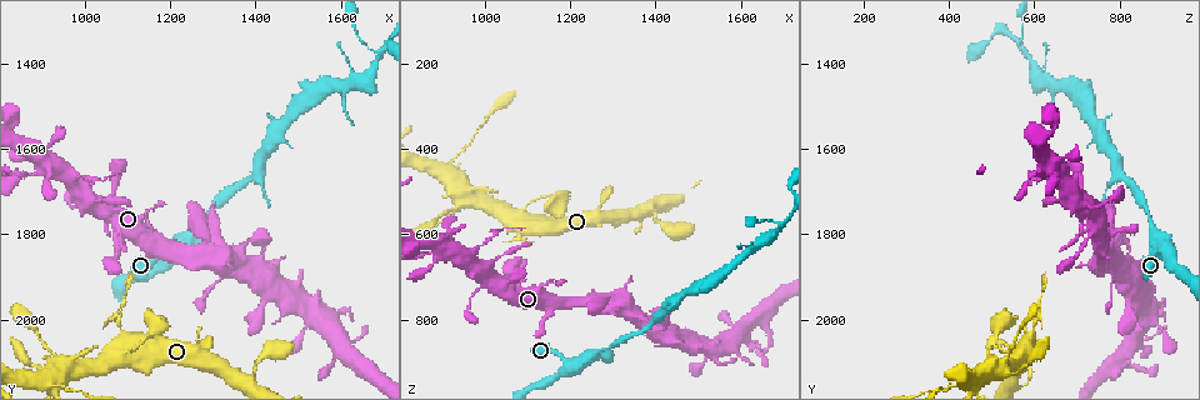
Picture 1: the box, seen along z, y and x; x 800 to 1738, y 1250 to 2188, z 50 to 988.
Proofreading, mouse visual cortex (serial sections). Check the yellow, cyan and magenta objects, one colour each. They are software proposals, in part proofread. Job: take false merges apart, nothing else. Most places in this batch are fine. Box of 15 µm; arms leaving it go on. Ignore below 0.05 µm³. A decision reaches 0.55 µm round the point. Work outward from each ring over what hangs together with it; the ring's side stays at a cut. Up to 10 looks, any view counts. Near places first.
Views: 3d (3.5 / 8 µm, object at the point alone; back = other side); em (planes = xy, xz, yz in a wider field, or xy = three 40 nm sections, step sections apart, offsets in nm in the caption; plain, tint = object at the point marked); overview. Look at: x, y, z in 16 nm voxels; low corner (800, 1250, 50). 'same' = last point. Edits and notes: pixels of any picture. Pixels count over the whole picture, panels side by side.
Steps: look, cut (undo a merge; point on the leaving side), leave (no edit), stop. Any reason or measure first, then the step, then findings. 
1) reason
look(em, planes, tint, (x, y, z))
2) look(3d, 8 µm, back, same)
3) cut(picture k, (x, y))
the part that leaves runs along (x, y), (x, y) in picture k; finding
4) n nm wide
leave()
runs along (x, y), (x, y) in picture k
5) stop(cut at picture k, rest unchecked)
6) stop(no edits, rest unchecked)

thin neck
look(3d, 8 µm, (1080, 2015, 605))

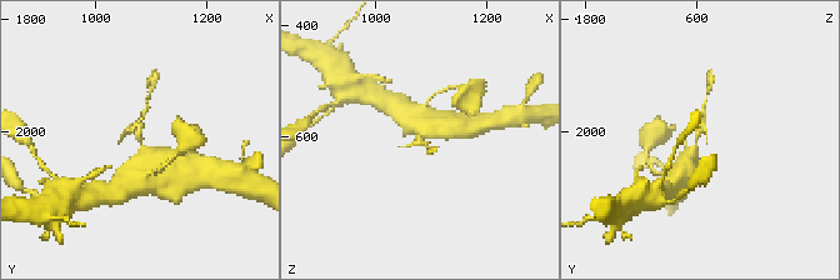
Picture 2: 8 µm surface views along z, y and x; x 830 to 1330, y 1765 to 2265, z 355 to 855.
zoom in
look(3d, 3.5 µm, (1085, 2015, 600))

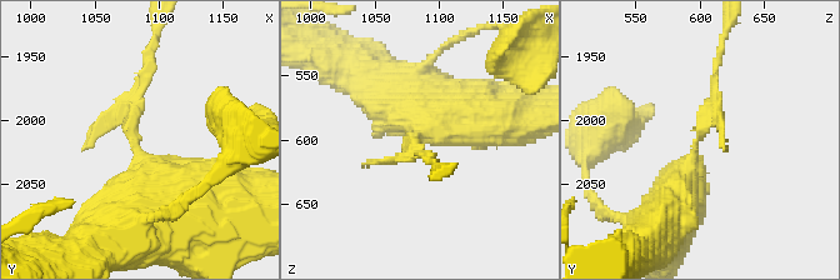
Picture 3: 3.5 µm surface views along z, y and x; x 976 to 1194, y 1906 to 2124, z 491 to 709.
now the EM
look(em, planes, tint, (1080, 2016, 598))

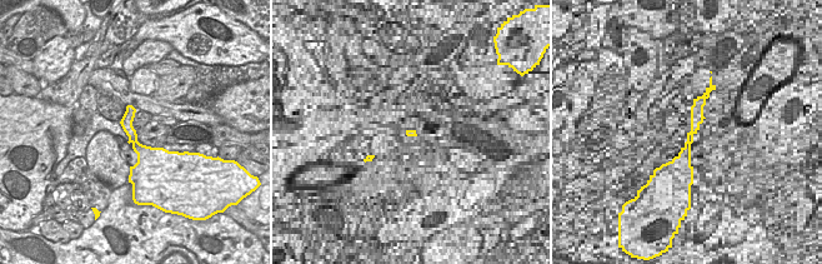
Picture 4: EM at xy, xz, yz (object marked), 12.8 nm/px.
leave()
runs along (129, 109), (129, 130), (141, 150), (135, 174) in picture 4; one cell here

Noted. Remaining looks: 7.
look(3d, 3.5 µm, (1035, 1725, 645))

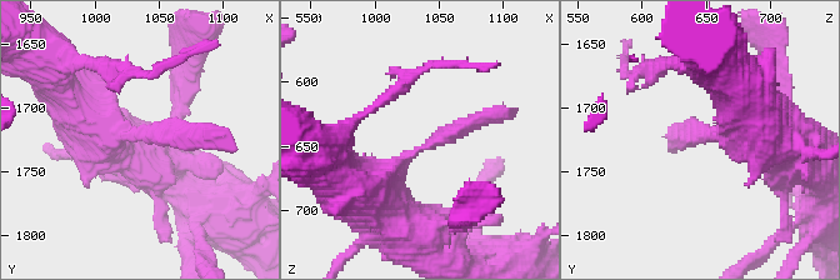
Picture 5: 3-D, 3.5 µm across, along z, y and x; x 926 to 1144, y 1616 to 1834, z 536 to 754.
need the tissue
look(em, planes, tint, (1034, 1722, 652))

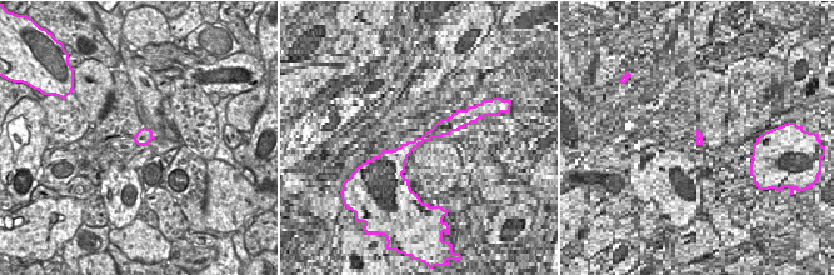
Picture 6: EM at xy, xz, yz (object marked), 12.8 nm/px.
leave()
runs along (378, 205), (409, 154), (496, 115) in picture 5; one cell here

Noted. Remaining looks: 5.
calibre changes
look(3d, 8 µm, (935, 2125, 530))

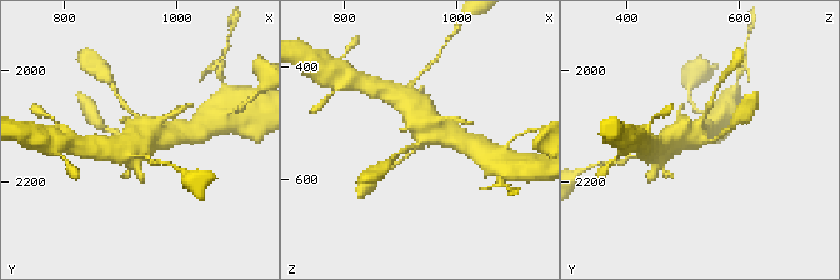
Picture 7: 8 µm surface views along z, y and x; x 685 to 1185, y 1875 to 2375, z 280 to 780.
look(em, xy, step 5, tint, (940, 2125, 525))

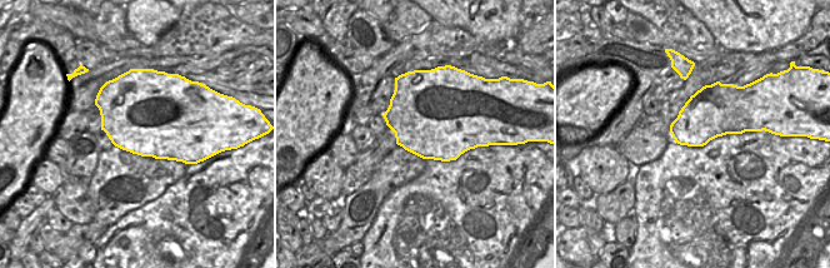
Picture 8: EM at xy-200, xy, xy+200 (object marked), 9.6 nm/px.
leave()
runs along (464, 144), (430, 128), (414, 103) in picture 7; all the same cell

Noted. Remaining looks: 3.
sudden change in width
look(3d, 3.5 µm, (875, 1995, 575))

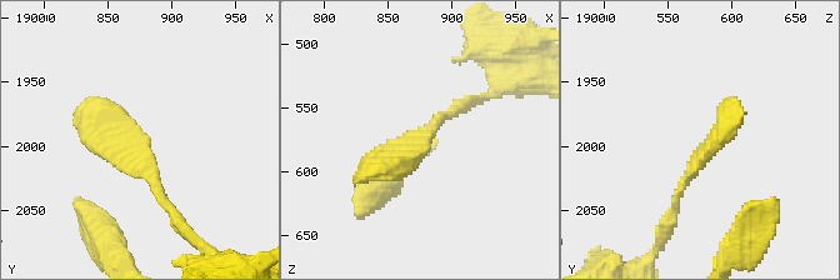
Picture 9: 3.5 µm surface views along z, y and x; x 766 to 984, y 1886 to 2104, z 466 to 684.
look(em, xy, step 5, tint, (876, 1996, 582))

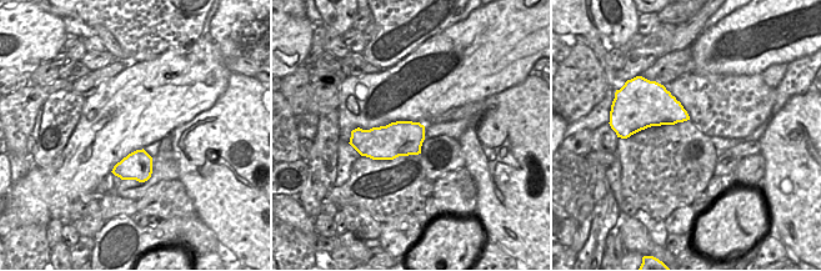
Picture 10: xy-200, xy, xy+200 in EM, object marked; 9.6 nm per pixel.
340 nm wide
leave()
runs along (169, 209), (115, 121), (73, 125) in picture 9; continuous, no second cell

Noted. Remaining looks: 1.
stop(no edits, rest unchecked)

